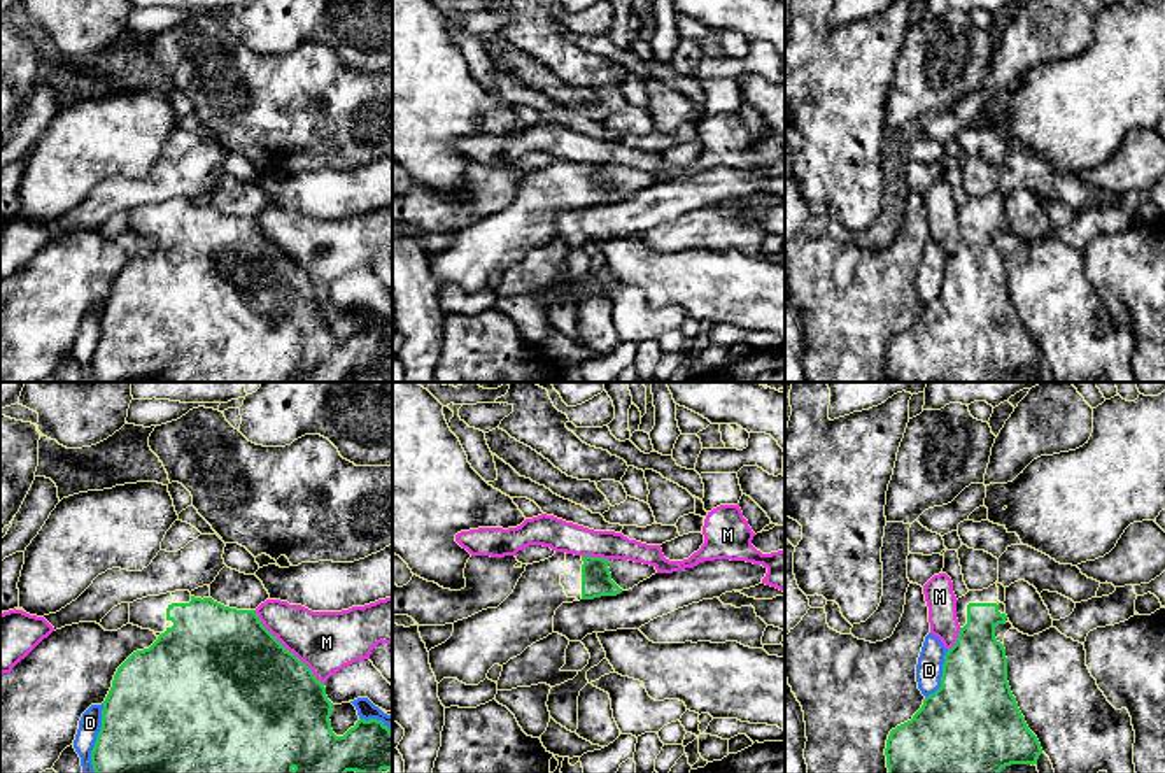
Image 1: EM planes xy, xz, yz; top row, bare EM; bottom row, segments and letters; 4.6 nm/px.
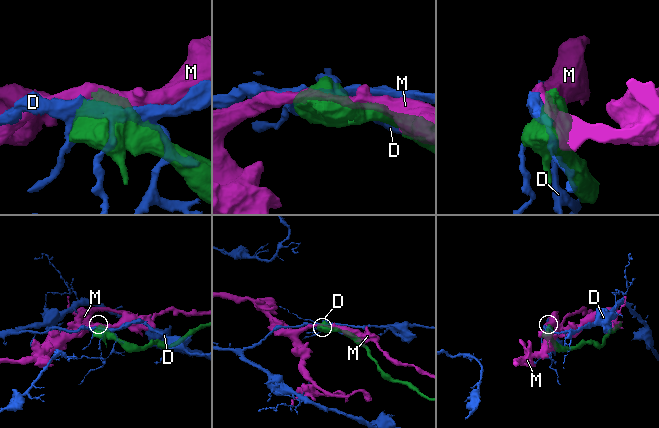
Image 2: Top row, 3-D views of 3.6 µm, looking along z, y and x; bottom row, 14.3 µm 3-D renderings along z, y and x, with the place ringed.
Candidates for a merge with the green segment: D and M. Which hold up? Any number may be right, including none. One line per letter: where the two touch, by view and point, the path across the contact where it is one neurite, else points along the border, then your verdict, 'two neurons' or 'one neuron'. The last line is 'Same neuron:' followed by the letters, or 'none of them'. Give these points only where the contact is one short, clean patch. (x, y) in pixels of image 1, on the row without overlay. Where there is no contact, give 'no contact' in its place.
D: meets green in xy at (97, 346); two neurons
M: meets green in xy at (288, 258); two neurons
Same neuron: none of them

